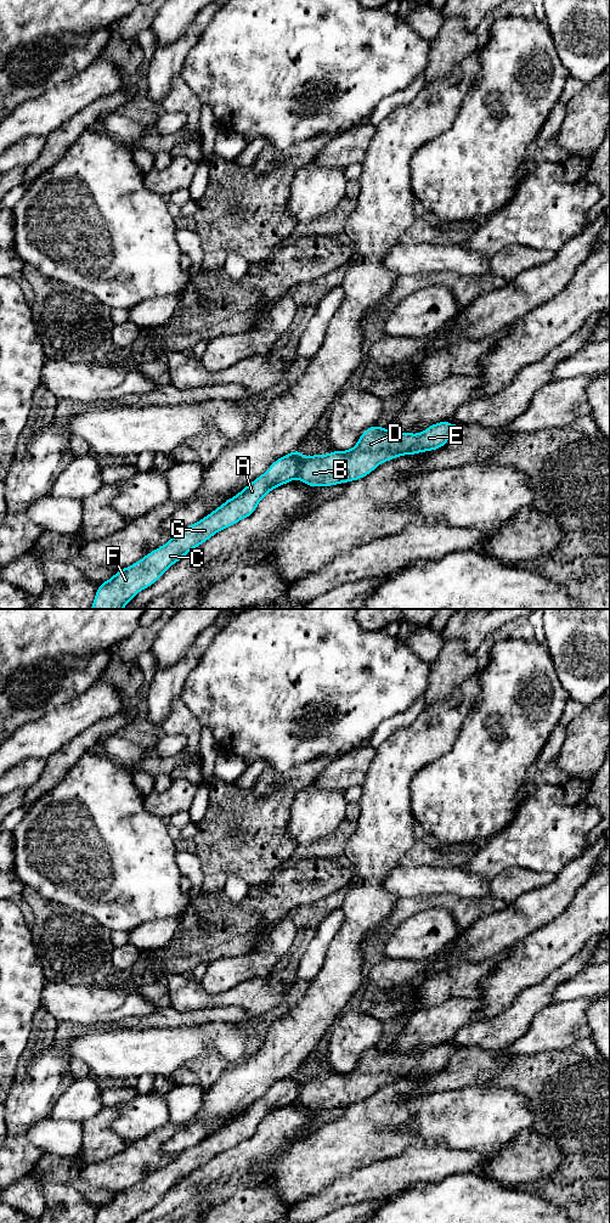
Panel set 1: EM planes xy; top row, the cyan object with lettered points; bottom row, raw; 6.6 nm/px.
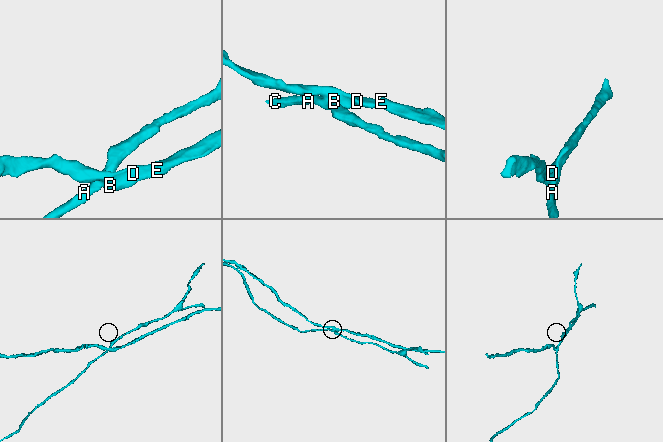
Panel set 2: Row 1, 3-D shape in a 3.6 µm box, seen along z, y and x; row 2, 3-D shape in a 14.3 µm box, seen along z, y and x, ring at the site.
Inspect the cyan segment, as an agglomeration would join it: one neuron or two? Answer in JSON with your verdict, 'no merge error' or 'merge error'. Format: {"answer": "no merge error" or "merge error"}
{"answer": "merge error"}

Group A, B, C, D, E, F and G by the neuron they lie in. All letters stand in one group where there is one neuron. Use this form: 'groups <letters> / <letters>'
groups A C F G / B D E

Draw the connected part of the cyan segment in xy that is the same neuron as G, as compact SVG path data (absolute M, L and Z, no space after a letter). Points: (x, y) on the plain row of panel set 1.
M296 1071L276 1082L237 1118L230 1120L210 1137L174 1157L164 1168L153 1172L130 1189L119 1191L114 1199L100 1206L95 1223L131 1223L139 1214L158 1204L168 1190L191 1172L208 1163L218 1154L250 1139L260 1122L271 1112L296 1101L303 1080L301 1073Z

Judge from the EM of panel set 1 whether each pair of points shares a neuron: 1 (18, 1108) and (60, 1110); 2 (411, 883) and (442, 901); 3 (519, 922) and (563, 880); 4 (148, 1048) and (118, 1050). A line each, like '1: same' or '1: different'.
1: different
2: different
3: same
4: same

